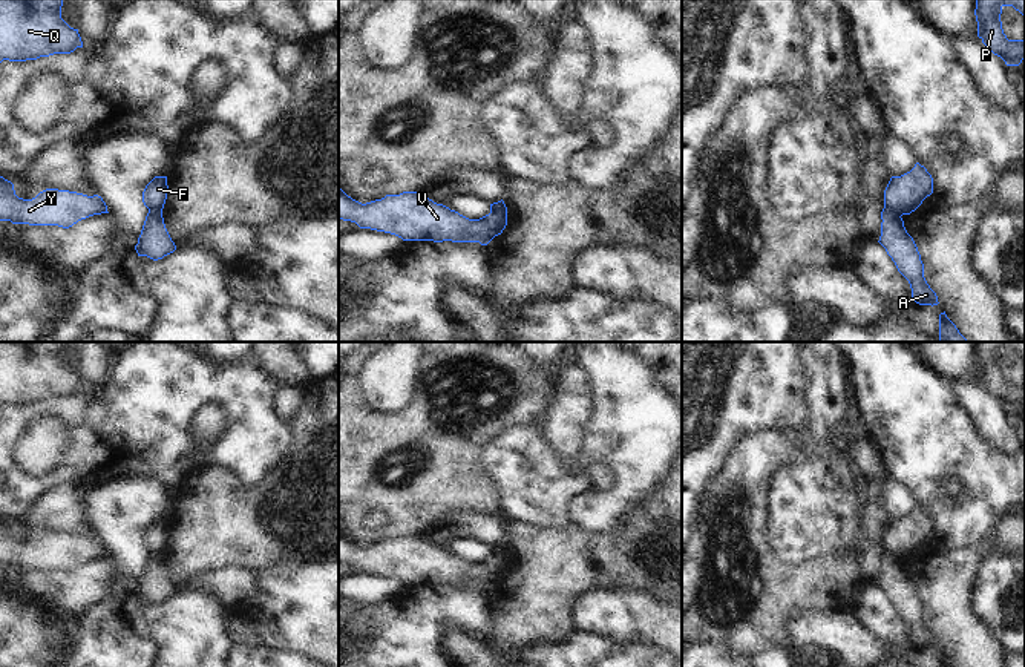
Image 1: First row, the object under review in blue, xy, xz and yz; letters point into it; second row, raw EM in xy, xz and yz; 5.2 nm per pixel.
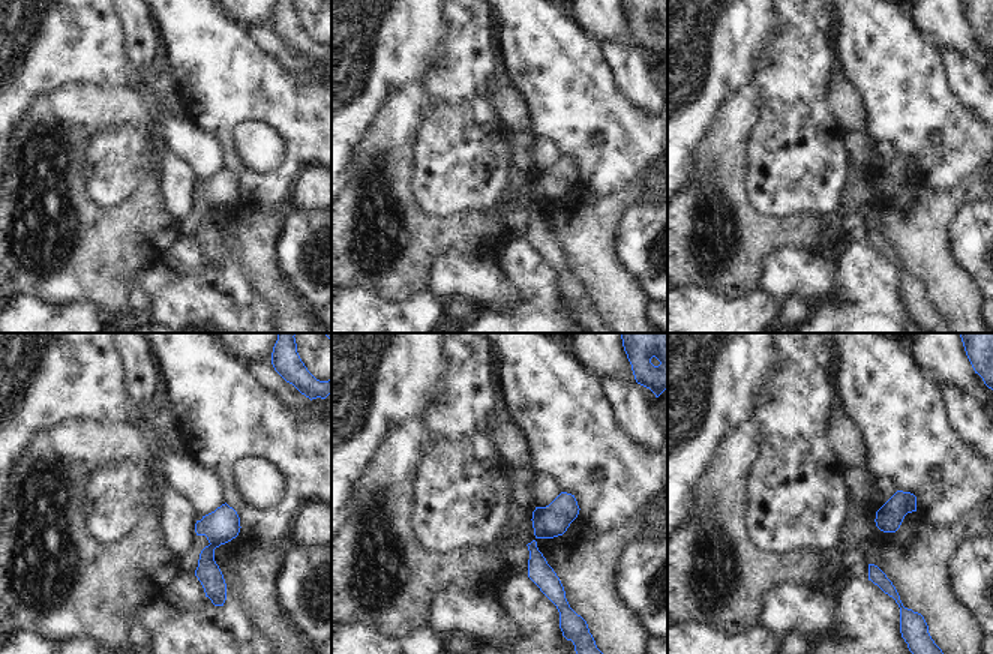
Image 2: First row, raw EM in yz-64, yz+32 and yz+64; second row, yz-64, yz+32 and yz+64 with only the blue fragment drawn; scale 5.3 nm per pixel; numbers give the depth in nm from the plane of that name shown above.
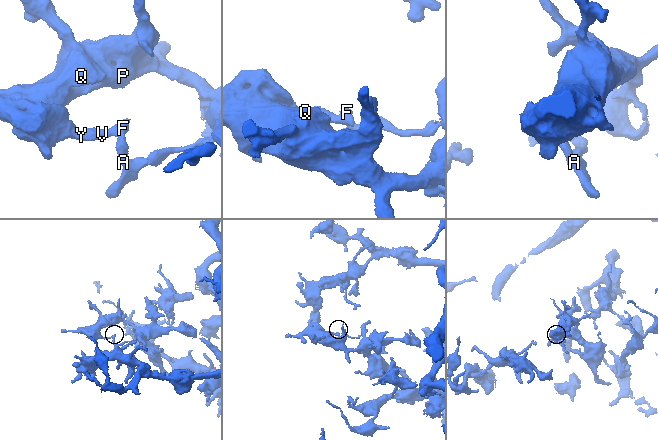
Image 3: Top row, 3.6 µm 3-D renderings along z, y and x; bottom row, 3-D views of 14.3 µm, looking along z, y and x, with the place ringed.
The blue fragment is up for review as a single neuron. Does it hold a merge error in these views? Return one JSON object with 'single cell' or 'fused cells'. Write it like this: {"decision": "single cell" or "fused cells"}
{"decision": "fused cells"}

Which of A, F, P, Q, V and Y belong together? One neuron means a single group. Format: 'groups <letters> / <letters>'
groups A / F P Q V Y

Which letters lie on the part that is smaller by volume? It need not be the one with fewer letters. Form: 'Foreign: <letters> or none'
Foreign: A

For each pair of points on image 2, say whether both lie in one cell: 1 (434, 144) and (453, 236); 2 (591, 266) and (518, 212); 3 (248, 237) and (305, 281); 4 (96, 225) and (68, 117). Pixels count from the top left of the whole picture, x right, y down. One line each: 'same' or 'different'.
1: different
2: different
3: different
4: same

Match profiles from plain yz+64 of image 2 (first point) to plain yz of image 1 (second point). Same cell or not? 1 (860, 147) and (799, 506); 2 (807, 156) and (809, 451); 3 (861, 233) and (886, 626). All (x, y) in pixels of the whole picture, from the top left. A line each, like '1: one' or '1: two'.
1: two
2: two
3: two

